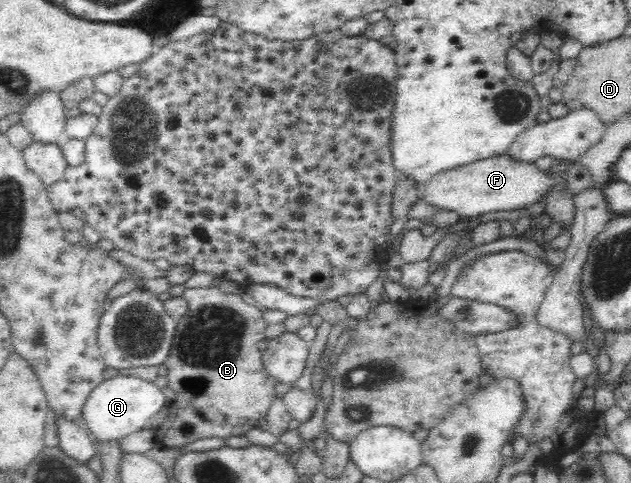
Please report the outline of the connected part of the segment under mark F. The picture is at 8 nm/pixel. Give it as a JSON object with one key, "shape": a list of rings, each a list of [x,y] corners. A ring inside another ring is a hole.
{"shape":[[[508,154],[473,161],[438,173],[419,188],[419,197],[439,210],[457,211],[462,217],[477,217],[492,211],[510,211],[534,204],[552,187],[559,187],[549,172],[541,171],[534,162],[518,161]]]}

